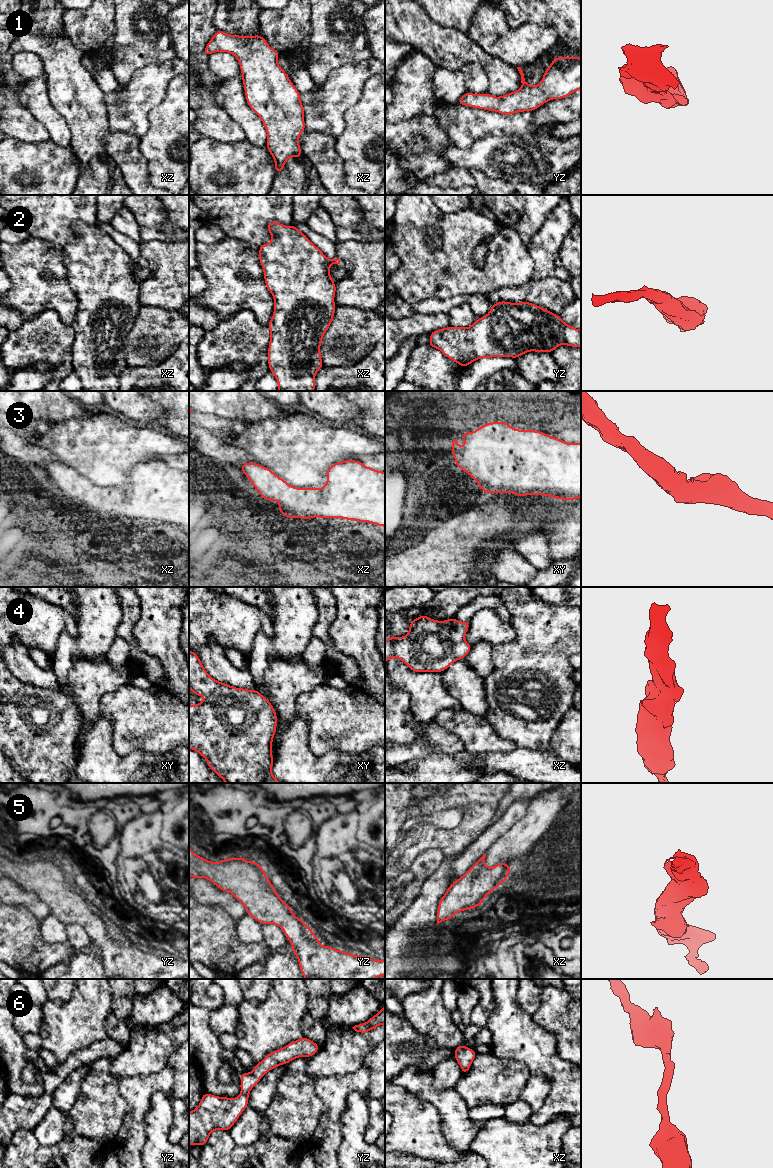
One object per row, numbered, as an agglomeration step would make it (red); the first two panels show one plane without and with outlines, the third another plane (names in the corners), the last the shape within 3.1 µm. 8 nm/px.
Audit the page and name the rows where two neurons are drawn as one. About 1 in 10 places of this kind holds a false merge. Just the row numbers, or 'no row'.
no row

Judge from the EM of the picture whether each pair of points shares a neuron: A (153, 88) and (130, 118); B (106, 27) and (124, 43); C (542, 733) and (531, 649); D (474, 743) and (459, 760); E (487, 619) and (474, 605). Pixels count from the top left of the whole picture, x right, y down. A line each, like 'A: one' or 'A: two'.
A: one
B: two
C: one
D: two
E: two

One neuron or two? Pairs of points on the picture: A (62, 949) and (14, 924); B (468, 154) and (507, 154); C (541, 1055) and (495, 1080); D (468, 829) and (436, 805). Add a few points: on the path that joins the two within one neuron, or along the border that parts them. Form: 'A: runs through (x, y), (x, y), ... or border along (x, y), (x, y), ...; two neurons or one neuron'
A: runs through (50, 950), (40, 950), (26, 936); one neuron
B: runs through (478, 155), (497, 155); one neuron
C: border along (502, 1058), (522, 1061), (531, 1074); two neurons
D: runs through (468, 817), (468, 811), (459, 802), (448, 802); one neuron

